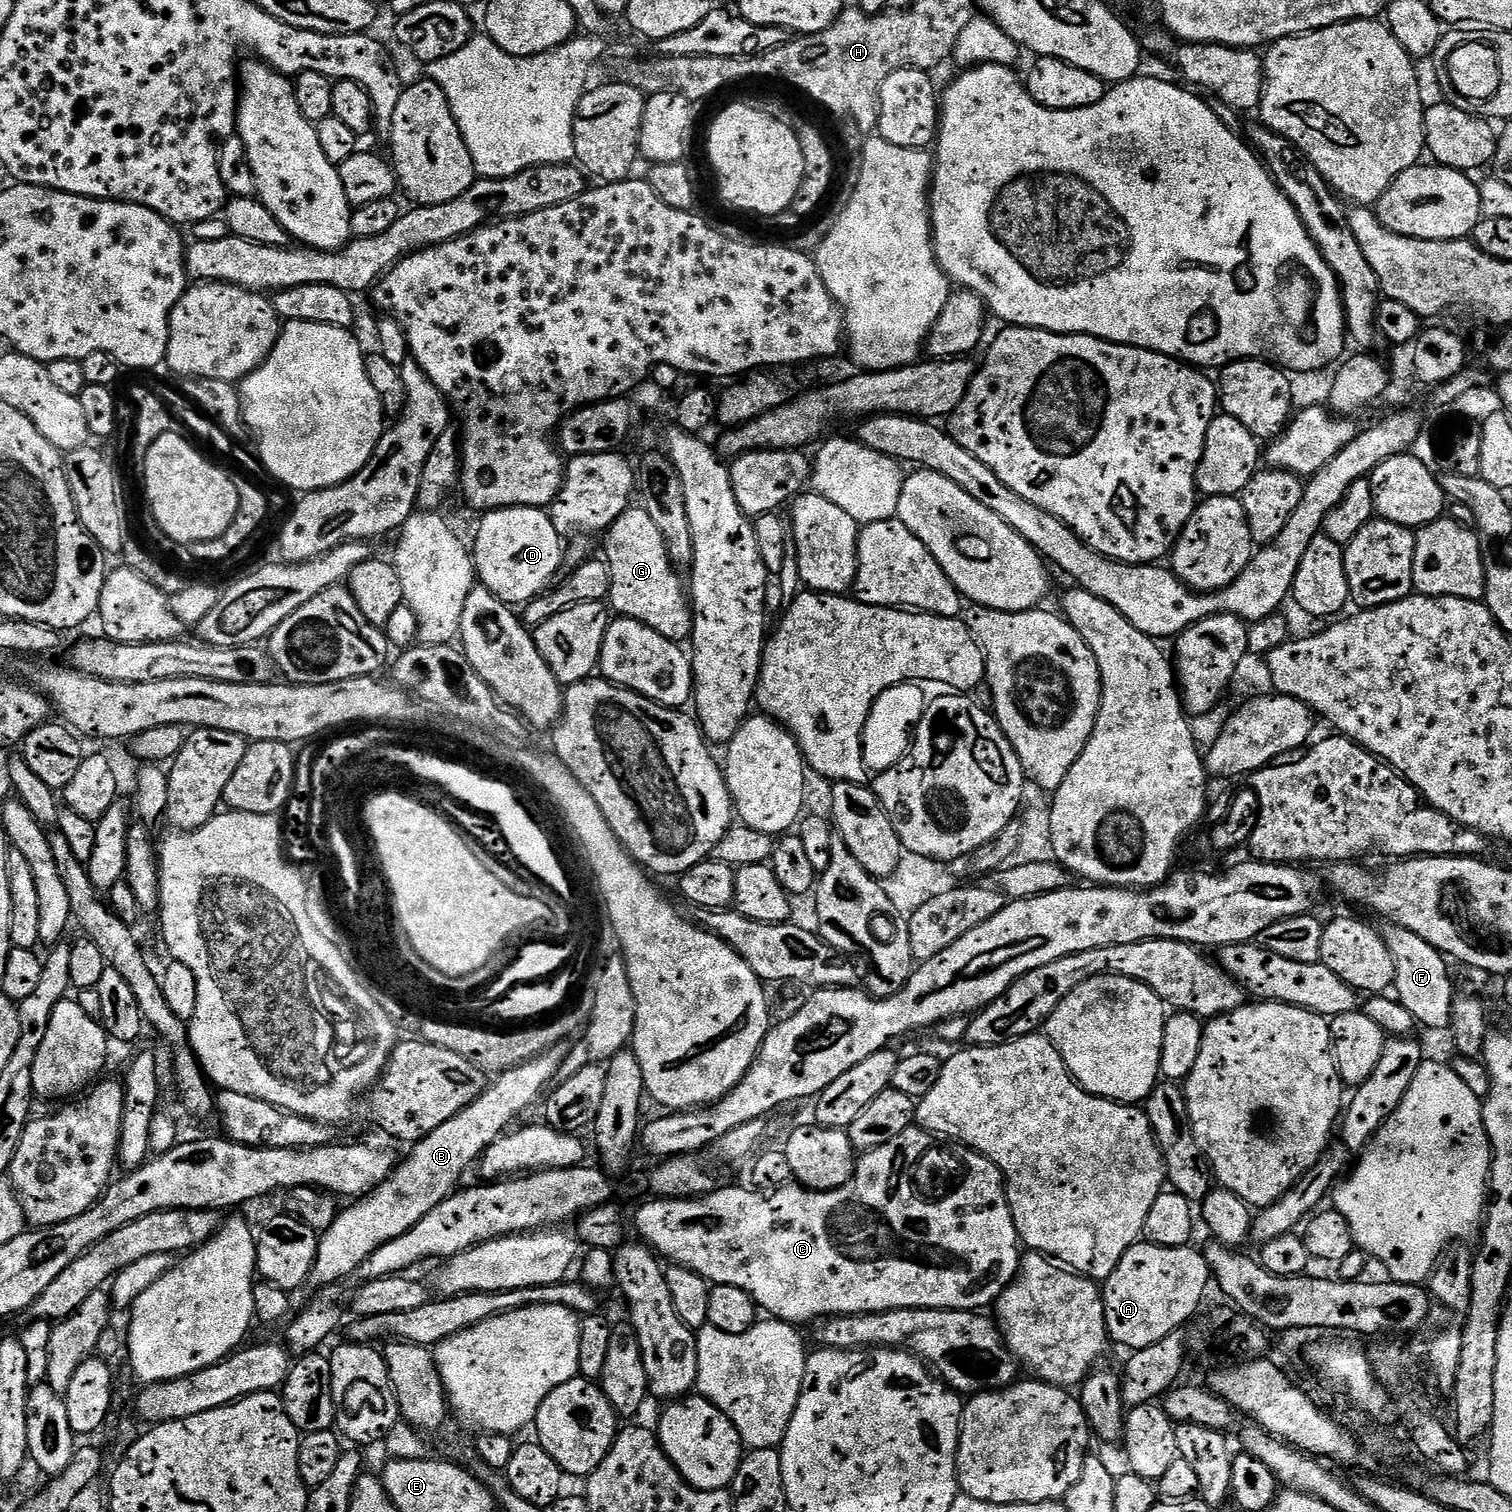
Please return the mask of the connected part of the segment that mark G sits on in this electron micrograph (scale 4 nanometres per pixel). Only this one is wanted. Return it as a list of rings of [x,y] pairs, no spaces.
[[[629,506],[621,516],[608,527],[604,537],[606,538],[604,540],[604,552],[602,552],[602,556],[603,559],[608,561],[608,565],[610,566],[610,594],[608,595],[607,603],[610,605],[611,611],[615,613],[617,617],[626,620],[637,620],[646,626],[650,626],[650,630],[658,630],[658,634],[662,634],[662,638],[666,638],[667,640],[674,640],[677,642],[687,641],[692,635],[692,606],[690,603],[690,596],[686,591],[685,581],[684,584],[680,581],[680,579],[682,579],[681,573],[673,567],[668,557],[667,546],[662,538],[662,533],[658,530],[657,524],[650,518],[650,514],[647,513],[647,510],[642,506]]]

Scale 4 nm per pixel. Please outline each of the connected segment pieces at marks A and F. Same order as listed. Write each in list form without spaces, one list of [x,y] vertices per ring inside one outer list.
[[[1138,1242],[1122,1254],[1122,1262],[1102,1284],[1105,1326],[1115,1343],[1117,1340],[1127,1350],[1154,1346],[1154,1342],[1162,1342],[1171,1332],[1185,1327],[1183,1324],[1199,1310],[1210,1283],[1204,1253],[1194,1249]]]
[[[1385,923],[1383,927],[1379,929],[1379,934],[1386,942],[1386,950],[1390,950],[1390,958],[1394,958],[1392,988],[1395,999],[1399,1000],[1402,1006],[1406,1006],[1410,1014],[1414,1014],[1416,1023],[1421,1029],[1447,1029],[1454,987],[1452,988],[1452,976],[1448,973],[1449,961],[1444,953],[1430,946],[1426,938],[1418,938],[1414,930],[1406,930],[1406,926]]]

